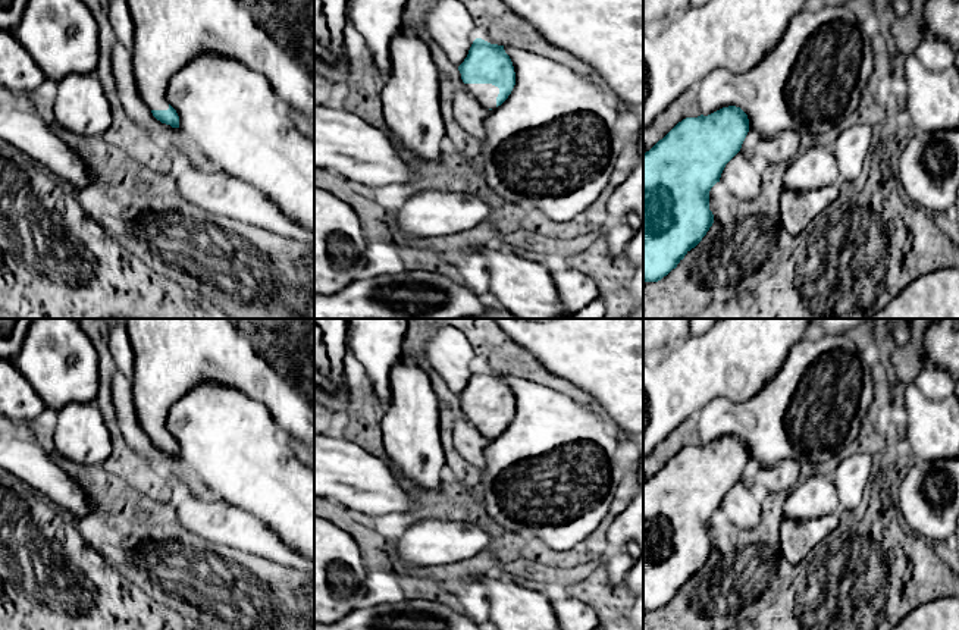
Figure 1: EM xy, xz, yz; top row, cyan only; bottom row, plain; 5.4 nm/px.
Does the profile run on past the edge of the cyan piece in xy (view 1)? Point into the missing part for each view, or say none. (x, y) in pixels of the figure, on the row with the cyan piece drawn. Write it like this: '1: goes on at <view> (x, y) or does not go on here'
1: goes on at xy (273, 37)

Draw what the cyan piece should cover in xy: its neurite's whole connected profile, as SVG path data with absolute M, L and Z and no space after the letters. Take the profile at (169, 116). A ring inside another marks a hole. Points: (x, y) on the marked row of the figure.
M126 0L134 21L132 70L141 100L162 123L179 128L167 101L172 76L200 53L229 56L263 73L286 109L314 122L314 0Z

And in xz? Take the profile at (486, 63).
M476 38L458 66L464 90L486 109L501 106L515 85L515 72L504 46Z

